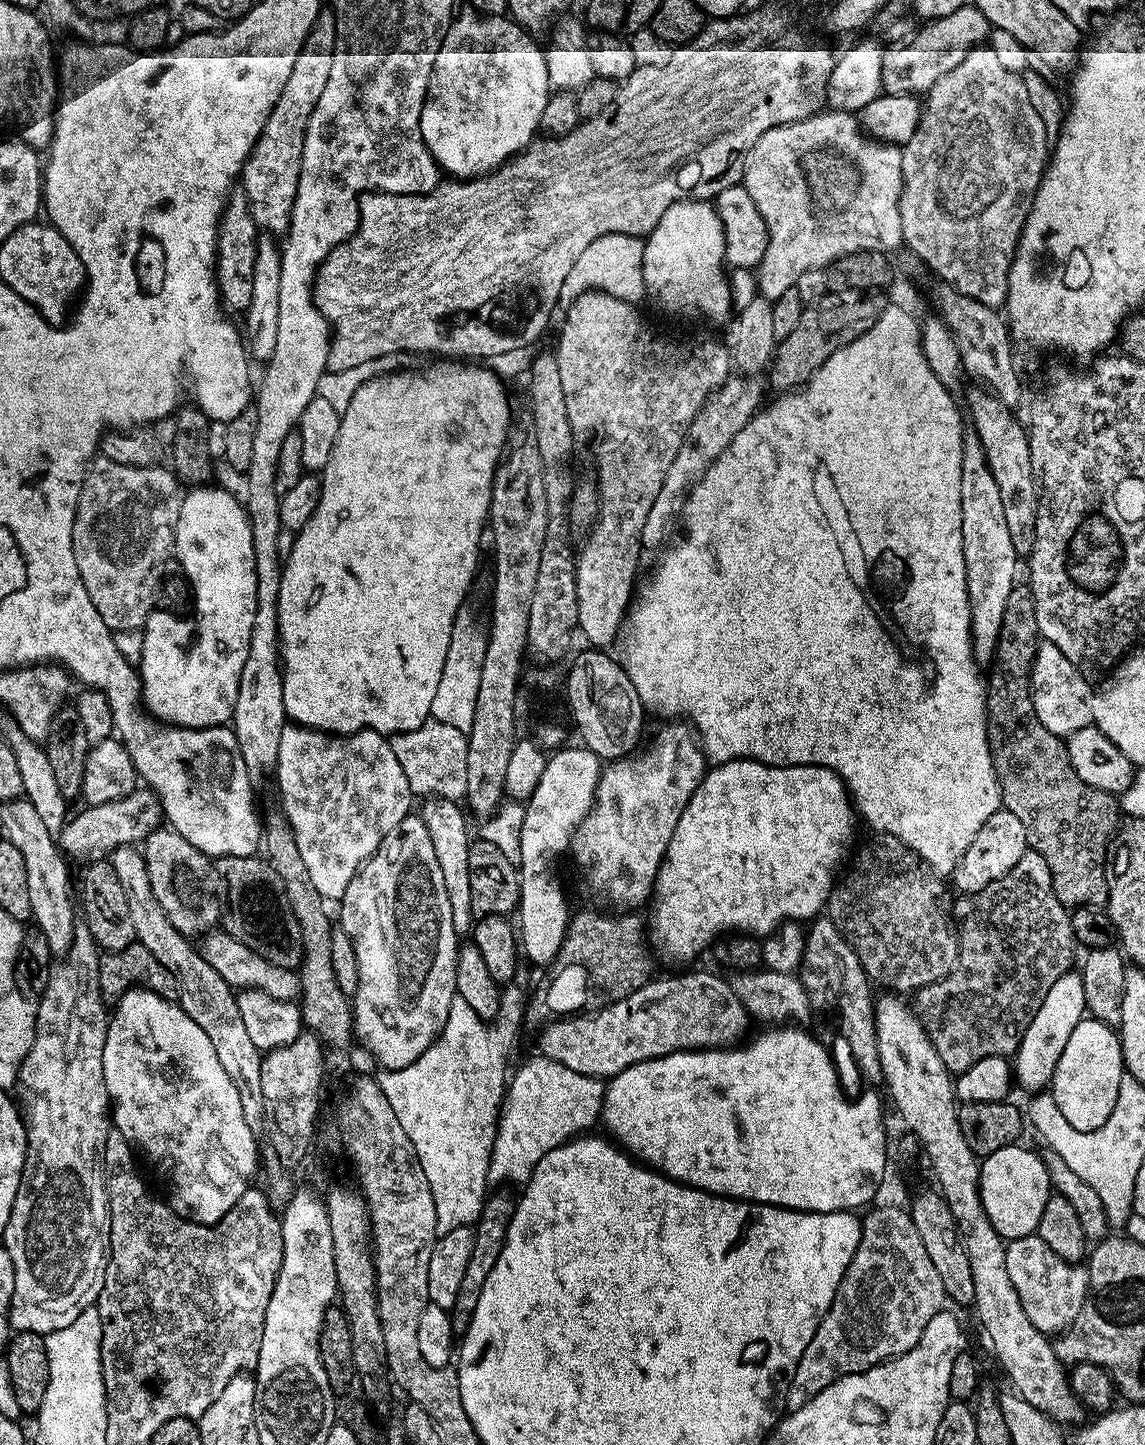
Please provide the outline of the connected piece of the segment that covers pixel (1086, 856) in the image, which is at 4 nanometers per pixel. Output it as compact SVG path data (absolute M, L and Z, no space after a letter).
M1014 587L1006 601L1000 640L995 652L996 669L993 670L992 677L989 675L986 680L988 745L992 765L1000 783L1000 799L1006 811L1014 814L1014 818L1018 818L1018 822L1026 826L1029 849L1046 858L1058 902L1062 902L1069 910L1082 906L1104 908L1108 903L1110 845L1122 823L1120 802L1113 793L1086 786L1086 782L1078 778L1074 766L1070 766L1067 743L1061 737L1050 734L1050 730L1042 726L1038 714L1034 714L1031 674L1042 637L1038 630L1038 614L1034 614L1032 589L1023 587Z

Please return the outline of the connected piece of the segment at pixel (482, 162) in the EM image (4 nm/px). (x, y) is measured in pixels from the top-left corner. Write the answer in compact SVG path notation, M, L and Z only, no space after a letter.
M460 14L453 19L451 26L446 30L446 38L442 38L442 46L438 50L438 58L432 67L430 82L426 90L426 98L422 106L422 118L420 119L420 129L422 138L430 150L430 154L435 158L437 164L449 177L459 178L467 182L473 178L487 176L489 172L495 172L501 164L517 156L532 143L540 127L542 110L546 110L546 102L550 95L550 85L548 82L548 71L546 70L546 58L544 48L536 45L531 35L519 24L504 16L478 16L475 14Z

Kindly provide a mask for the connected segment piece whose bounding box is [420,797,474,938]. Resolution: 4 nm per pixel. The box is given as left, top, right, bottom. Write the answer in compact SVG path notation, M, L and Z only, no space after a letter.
M427 799L420 810L420 817L426 824L430 833L430 840L434 845L434 854L437 855L438 866L442 869L442 878L445 879L446 894L449 895L450 912L453 915L453 925L457 937L467 937L472 930L474 917L470 910L470 870L469 846L472 841L468 834L466 818L462 812L463 807L454 800Z

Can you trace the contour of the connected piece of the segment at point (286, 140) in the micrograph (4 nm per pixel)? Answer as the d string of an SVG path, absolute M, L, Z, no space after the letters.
M325 10L314 22L298 58L294 60L294 70L290 70L290 78L286 78L286 86L282 86L282 94L278 94L278 102L274 102L274 110L270 110L270 118L266 118L266 126L262 126L262 134L248 156L248 161L244 163L242 194L248 199L252 221L256 223L257 229L265 233L284 234L288 231L294 200L298 194L306 126L330 79L335 49L336 18L331 11Z

